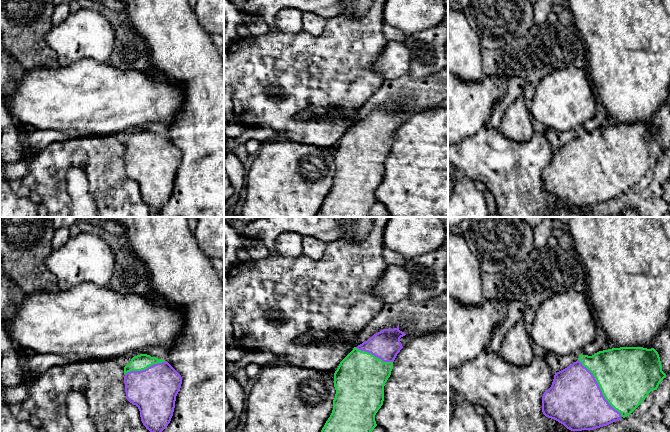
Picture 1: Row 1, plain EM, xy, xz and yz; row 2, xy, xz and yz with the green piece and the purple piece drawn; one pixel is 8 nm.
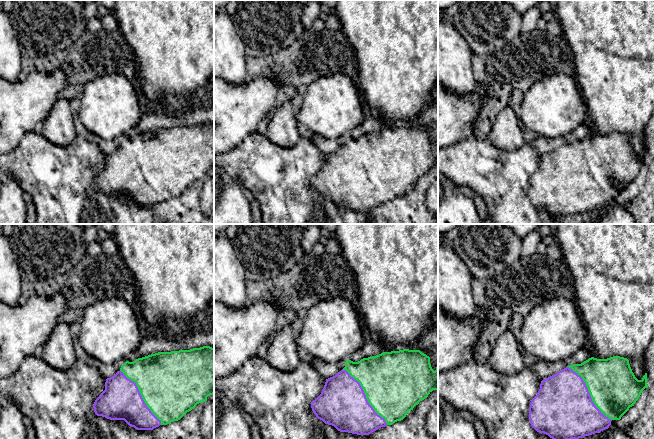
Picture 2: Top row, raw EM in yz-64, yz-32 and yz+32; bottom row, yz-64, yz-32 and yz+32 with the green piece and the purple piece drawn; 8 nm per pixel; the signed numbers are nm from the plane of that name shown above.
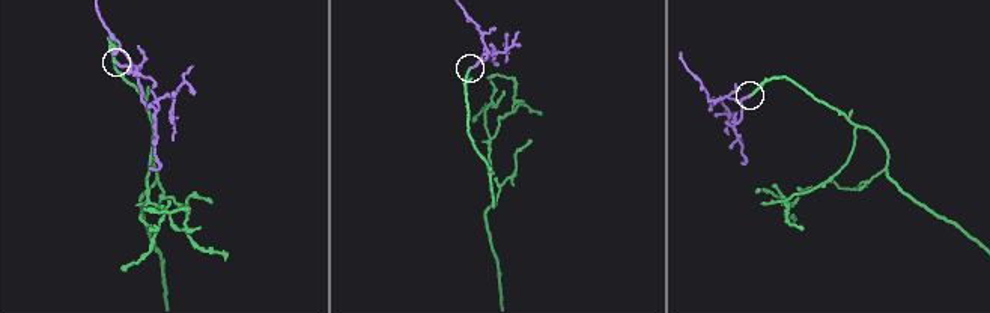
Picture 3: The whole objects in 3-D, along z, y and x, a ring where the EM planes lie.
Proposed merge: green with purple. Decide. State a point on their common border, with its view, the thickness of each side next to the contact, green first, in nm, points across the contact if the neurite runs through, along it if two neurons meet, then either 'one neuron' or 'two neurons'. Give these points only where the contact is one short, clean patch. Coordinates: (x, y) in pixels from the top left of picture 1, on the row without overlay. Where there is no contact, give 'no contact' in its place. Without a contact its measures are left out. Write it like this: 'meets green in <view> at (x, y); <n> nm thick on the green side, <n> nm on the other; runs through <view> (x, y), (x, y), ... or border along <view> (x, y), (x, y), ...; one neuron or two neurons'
meets green in yz at (600, 164); 460 nm thick on the green side, 440 nm on the other; one neuron

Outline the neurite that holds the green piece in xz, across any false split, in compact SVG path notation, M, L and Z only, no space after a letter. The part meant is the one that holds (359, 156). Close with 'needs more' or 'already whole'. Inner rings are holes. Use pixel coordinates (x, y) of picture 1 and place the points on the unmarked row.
M399 101L393 105L383 105L367 117L354 123L340 138L334 149L336 170L333 176L333 186L320 210L314 217L370 217L370 210L377 202L375 191L383 181L384 162L391 151L393 138L403 124L400 114L405 111L404 108L399 106Z; needs more

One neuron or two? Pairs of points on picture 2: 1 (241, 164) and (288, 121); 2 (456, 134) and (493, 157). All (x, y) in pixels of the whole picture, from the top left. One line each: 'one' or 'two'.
1: two
2: two

